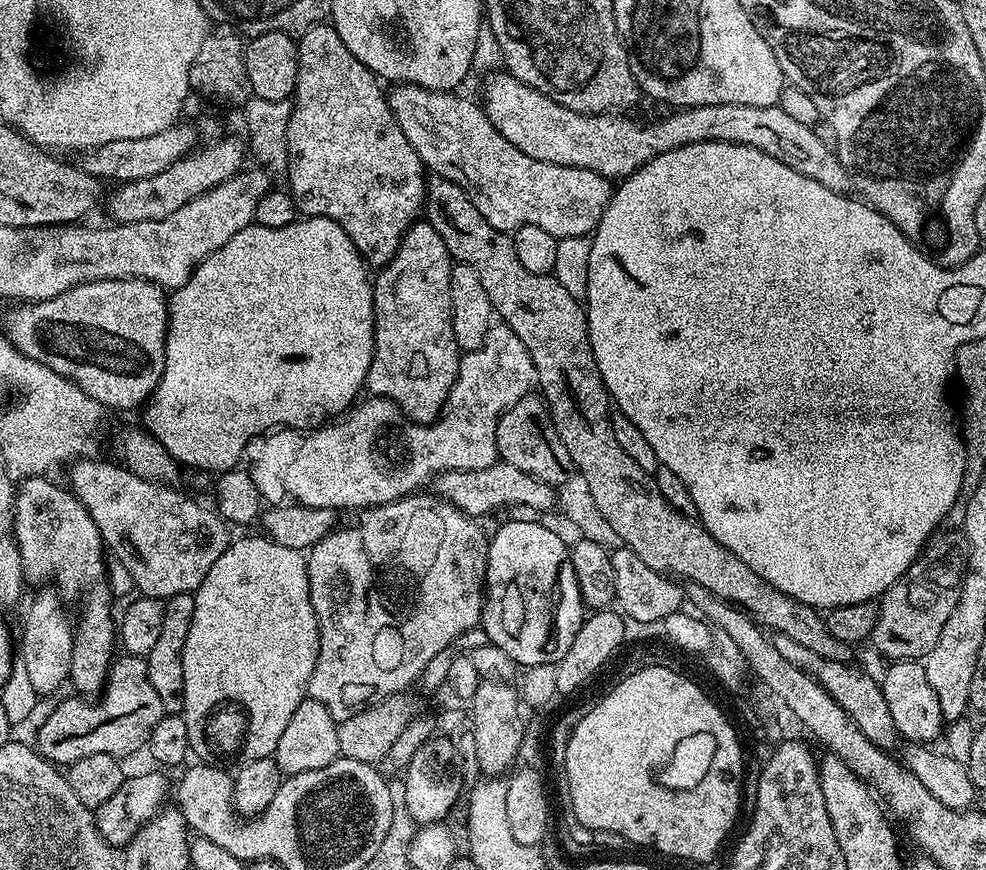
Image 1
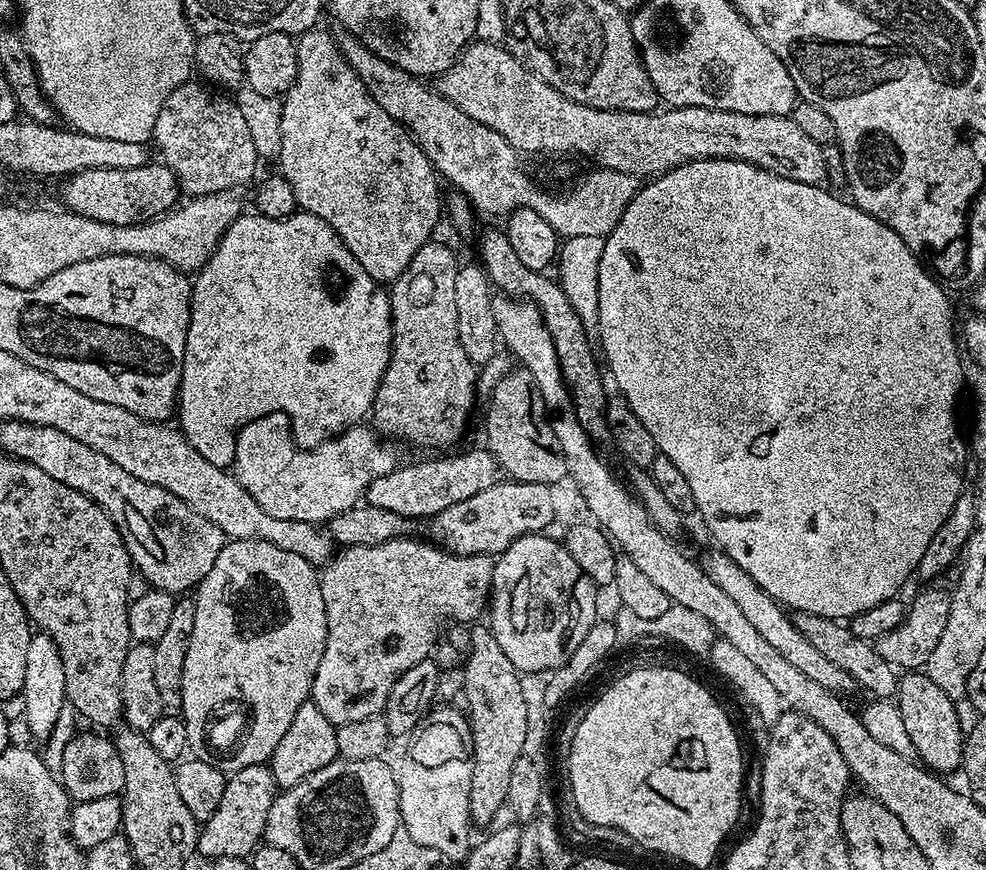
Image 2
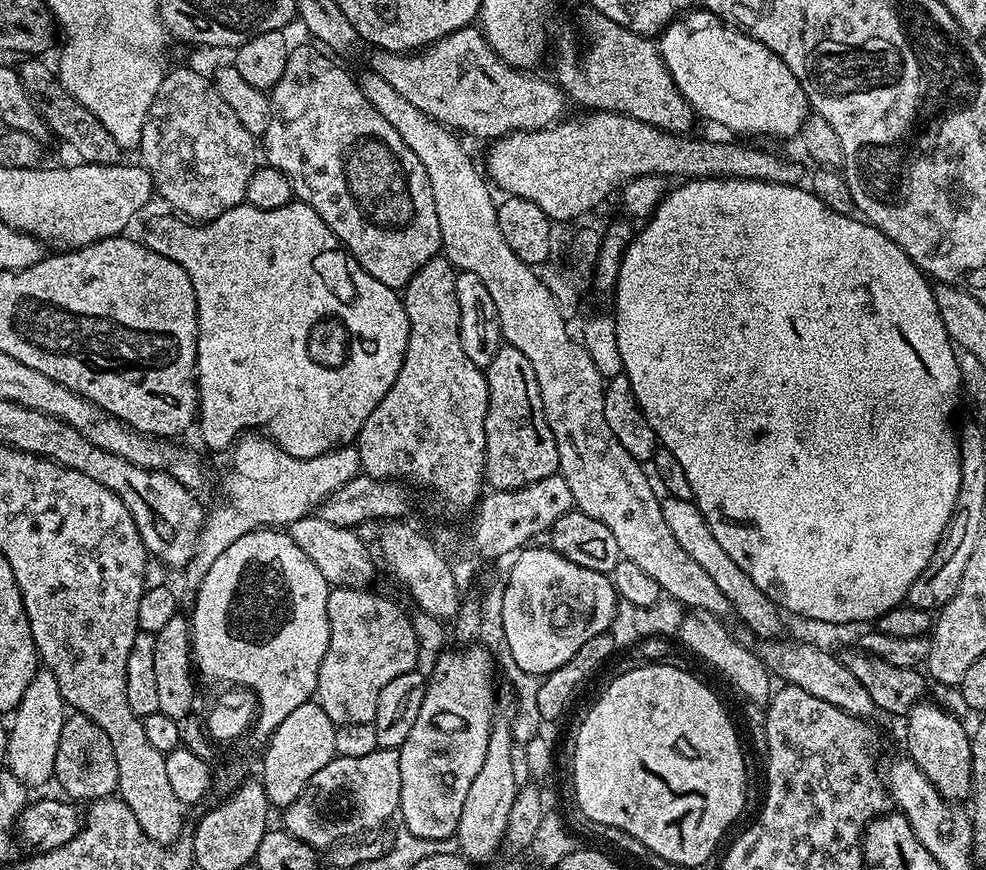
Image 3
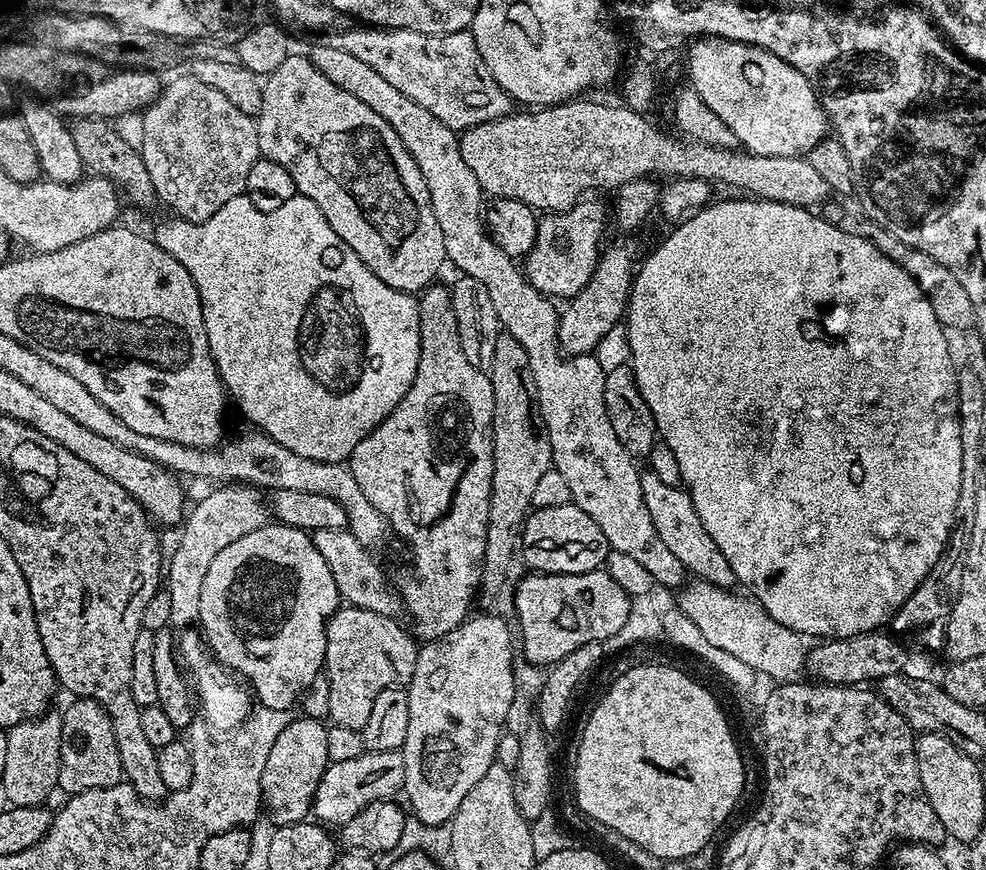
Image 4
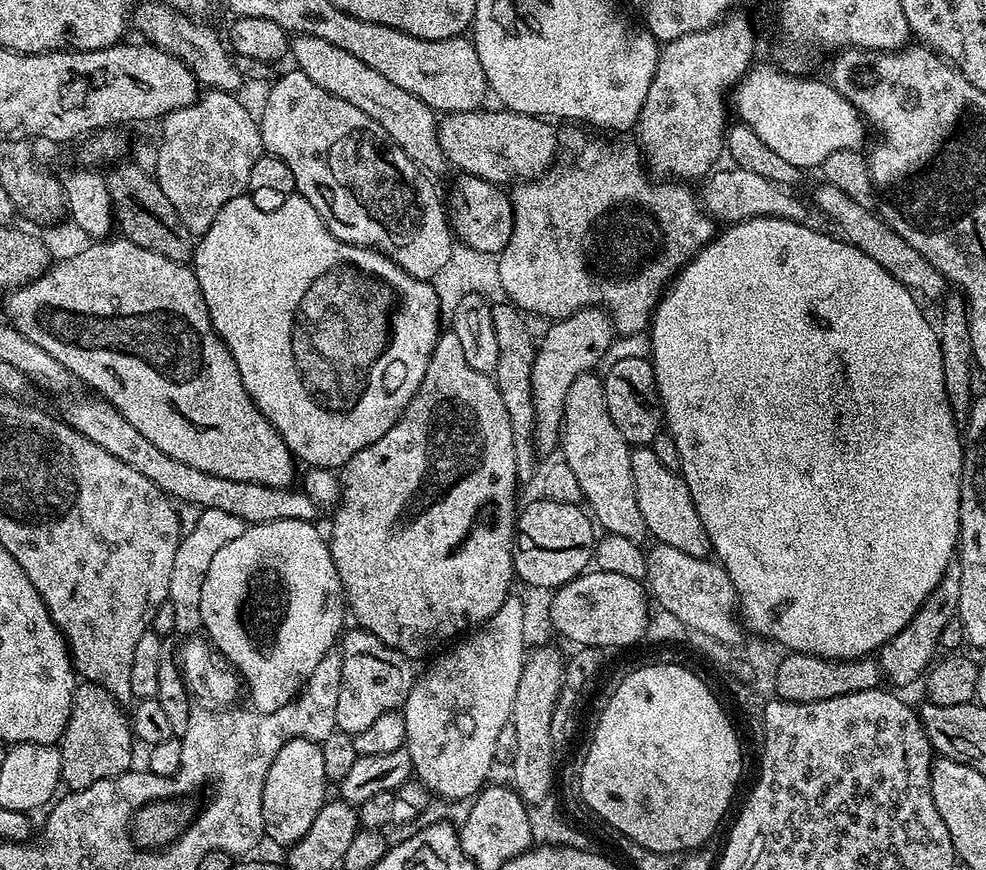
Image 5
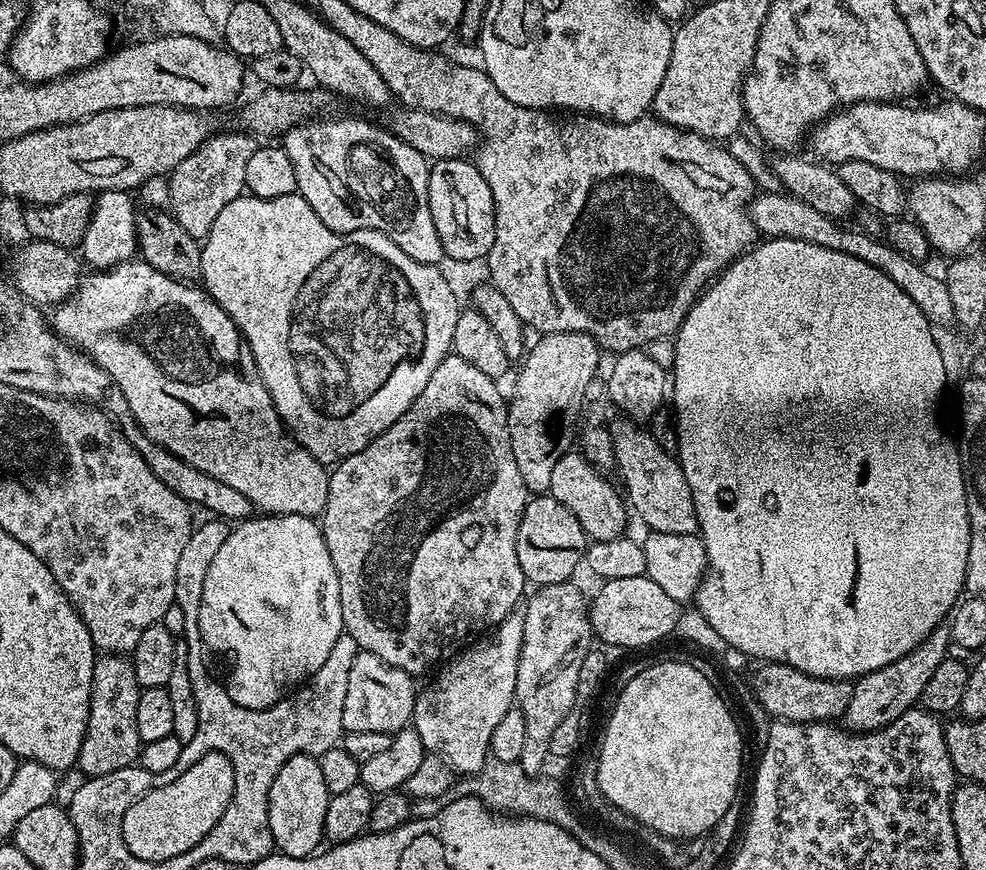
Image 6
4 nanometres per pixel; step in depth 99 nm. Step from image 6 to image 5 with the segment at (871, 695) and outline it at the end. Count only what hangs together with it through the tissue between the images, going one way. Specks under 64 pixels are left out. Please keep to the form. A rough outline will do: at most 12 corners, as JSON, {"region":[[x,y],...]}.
{"region":[[949,564],[924,605],[880,647],[881,673],[912,684],[957,619],[962,570]]}

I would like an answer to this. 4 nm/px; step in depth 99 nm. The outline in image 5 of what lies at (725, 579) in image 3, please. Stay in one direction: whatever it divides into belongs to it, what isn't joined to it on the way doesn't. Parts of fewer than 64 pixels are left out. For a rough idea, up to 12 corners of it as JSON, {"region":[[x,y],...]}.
{"region":[[631,449],[638,510],[653,541],[705,558],[712,543],[679,472]]}

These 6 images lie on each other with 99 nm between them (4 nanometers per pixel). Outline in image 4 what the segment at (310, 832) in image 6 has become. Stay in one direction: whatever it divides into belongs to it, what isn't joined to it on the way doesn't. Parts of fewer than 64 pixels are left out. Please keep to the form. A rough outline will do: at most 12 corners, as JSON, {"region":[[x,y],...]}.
{"region":[[293,718],[274,738],[260,798],[273,825],[312,812],[328,728]]}

